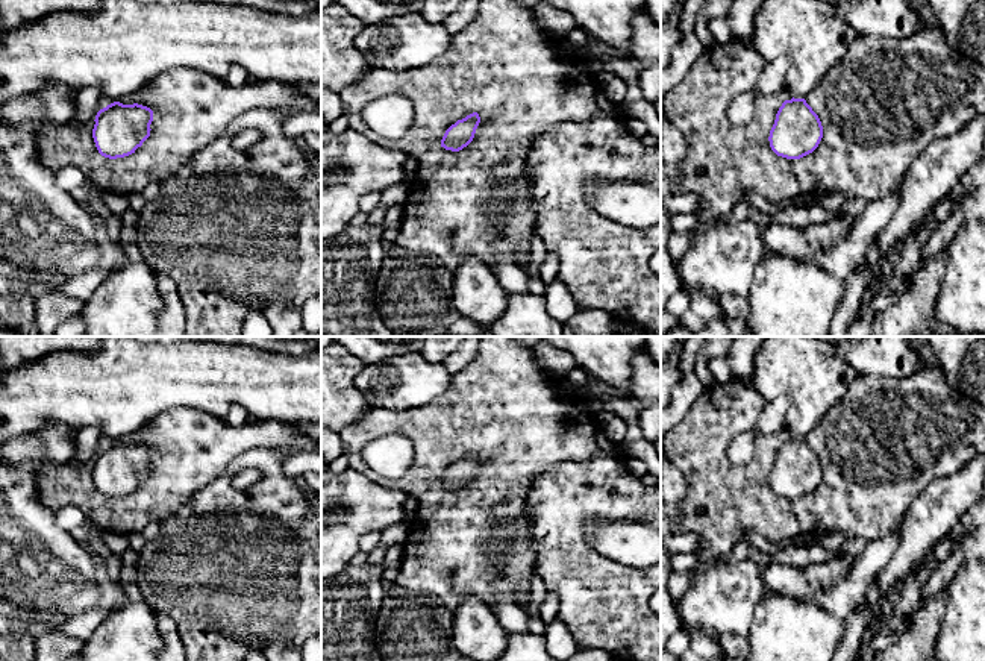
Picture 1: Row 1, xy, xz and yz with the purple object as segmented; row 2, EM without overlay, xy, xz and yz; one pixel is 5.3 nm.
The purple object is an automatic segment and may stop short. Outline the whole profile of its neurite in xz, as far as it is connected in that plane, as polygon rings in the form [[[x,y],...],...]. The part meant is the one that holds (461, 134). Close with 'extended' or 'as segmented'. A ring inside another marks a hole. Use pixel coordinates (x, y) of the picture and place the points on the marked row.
[[[473,112],[462,120],[458,120],[446,130],[441,139],[441,147],[452,152],[462,150],[473,141],[479,123],[480,117],[477,112]]]; as segmented

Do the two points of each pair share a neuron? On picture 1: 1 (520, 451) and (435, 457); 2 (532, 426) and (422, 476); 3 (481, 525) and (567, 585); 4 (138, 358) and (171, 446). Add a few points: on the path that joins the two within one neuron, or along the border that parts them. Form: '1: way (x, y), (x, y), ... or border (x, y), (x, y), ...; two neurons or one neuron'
1: way (499, 441), (456, 441); one neuron
2: way (505, 426), (472, 426), (449, 449); one neuron
3: border (529, 528), (537, 551), (537, 572); two neurons
4: border (168, 410), (152, 417), (131, 434); two neurons

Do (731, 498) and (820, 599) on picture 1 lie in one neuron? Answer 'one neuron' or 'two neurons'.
two neurons

